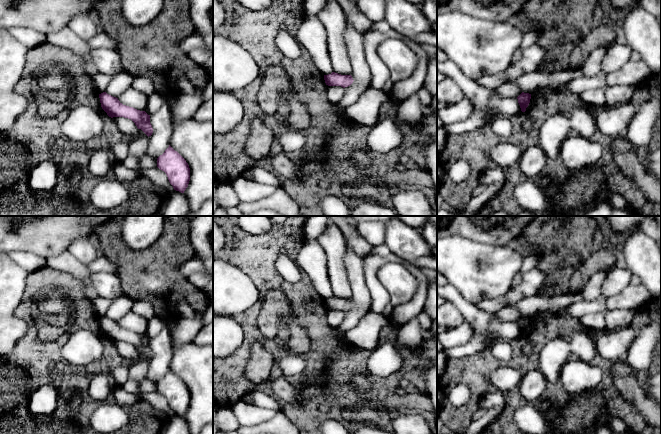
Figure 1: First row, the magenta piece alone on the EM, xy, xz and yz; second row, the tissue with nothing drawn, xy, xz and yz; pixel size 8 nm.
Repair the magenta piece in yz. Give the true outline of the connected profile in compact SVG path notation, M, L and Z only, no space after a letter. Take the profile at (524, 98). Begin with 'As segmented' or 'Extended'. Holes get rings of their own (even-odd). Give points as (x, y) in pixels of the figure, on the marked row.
As segmented. M522 92L518 97L518 103L520 105L521 111L525 112L531 99L531 94Z

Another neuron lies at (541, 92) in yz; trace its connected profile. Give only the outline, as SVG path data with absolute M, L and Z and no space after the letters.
M550 85L550 86L546 86L546 87L542 87L542 88L539 88L537 90L535 90L531 96L532 97L544 97L547 93L548 90L555 90L555 89L558 89L559 86L557 85Z

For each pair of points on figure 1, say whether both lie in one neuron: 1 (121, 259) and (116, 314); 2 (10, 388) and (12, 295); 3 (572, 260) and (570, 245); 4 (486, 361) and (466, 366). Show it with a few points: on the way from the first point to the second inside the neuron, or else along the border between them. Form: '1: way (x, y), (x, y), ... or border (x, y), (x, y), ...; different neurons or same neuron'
1: border (123, 294), (134, 300); different neurons
2: border (26, 334), (17, 342), (15, 348), (10, 353); different neurons
3: border (583, 259), (576, 255), (568, 255), (558, 266); different neurons
4: way (481, 365), (471, 366); same neuron

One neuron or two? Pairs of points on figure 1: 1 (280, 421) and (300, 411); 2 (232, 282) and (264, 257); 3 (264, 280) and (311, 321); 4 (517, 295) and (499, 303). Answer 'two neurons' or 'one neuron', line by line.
1: two neurons
2: two neurons
3: one neuron
4: two neurons

